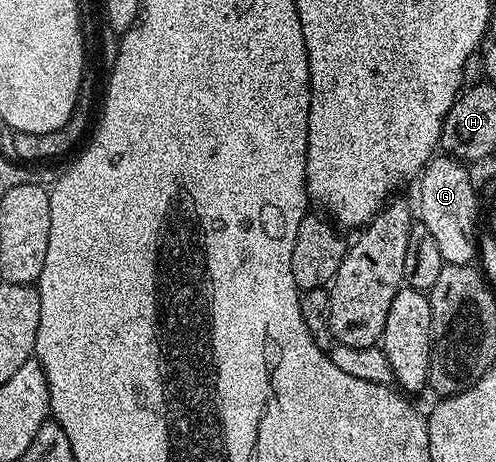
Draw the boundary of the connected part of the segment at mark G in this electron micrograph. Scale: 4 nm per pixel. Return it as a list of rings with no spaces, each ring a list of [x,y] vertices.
[[[438,154],[430,163],[422,169],[418,184],[418,204],[416,200],[416,212],[420,215],[420,222],[428,226],[432,238],[436,238],[436,247],[439,248],[443,261],[448,264],[468,264],[475,258],[474,251],[478,248],[478,236],[474,233],[474,227],[478,224],[478,196],[474,193],[474,184],[470,181],[470,172],[465,163],[454,159],[452,156]]]

